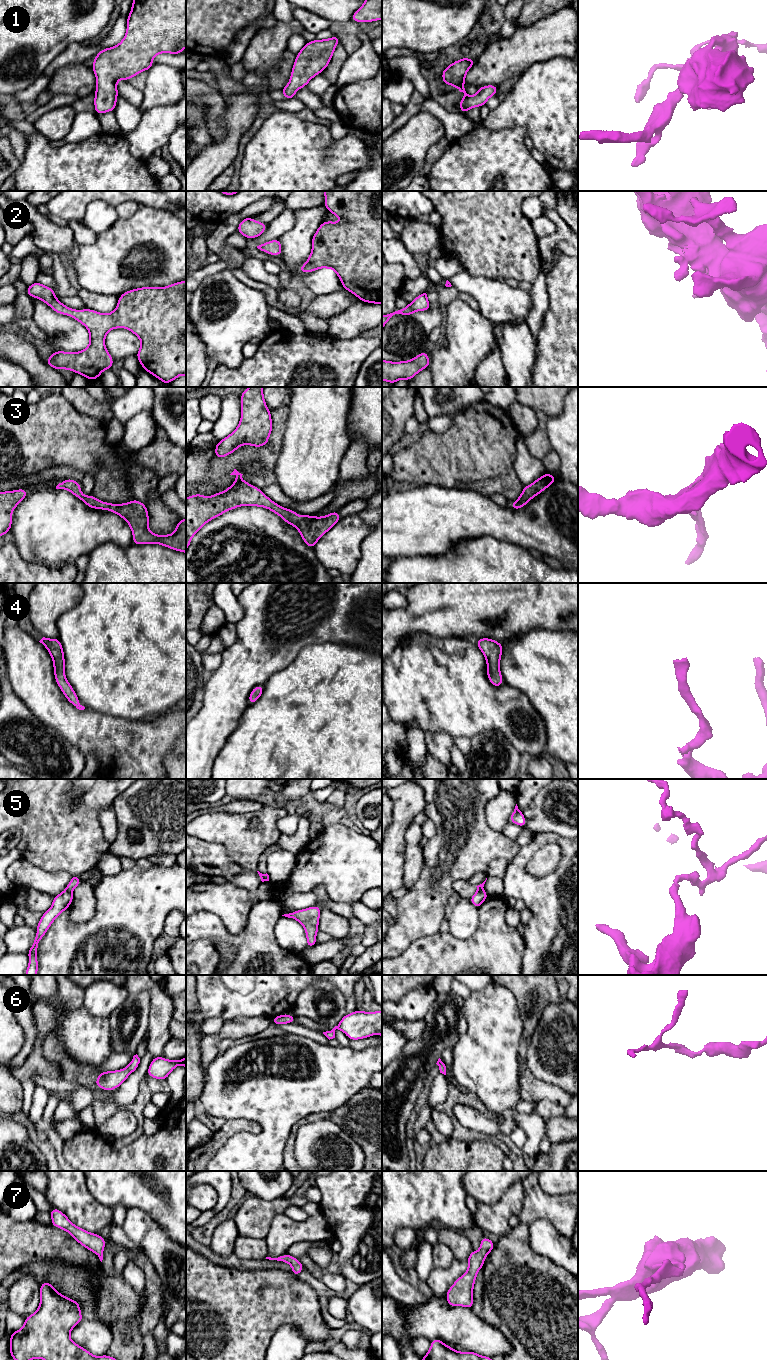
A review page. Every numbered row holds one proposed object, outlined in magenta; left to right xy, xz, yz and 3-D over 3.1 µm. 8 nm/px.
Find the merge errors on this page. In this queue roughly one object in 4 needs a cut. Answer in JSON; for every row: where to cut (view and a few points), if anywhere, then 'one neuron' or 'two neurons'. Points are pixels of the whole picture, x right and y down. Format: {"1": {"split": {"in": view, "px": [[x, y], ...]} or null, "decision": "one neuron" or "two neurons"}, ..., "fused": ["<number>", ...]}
{"1": {"split": null, "decision": "one neuron"}, "2": {"split": null, "decision": "one neuron"}, "3": {"split": null, "decision": "one neuron"}, "4": {"split": null, "decision": "one neuron"}, "5": {"split": {"in": "xy", "px": [[66, 888], [71, 892]]}, "decision": "two neurons"}, "6": {"split": null, "decision": "one neuron"}, "7": {"split": null, "decision": "one neuron"}, "fused": ["5"]}

